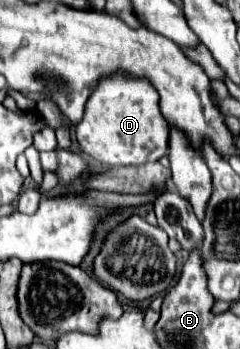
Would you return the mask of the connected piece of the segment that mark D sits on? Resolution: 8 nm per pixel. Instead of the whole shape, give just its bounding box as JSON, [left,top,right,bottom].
[75,71,169,165]

